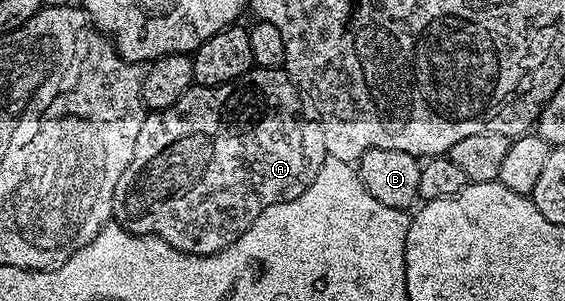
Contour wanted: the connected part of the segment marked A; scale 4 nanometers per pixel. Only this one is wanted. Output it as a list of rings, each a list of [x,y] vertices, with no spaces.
[[[254,66],[247,74],[214,88],[189,87],[171,106],[150,111],[146,115],[143,126],[139,126],[139,138],[135,138],[135,154],[131,162],[127,162],[127,170],[123,170],[119,183],[115,185],[112,219],[119,227],[131,234],[157,236],[180,252],[208,254],[231,246],[247,231],[251,222],[255,222],[255,218],[259,218],[259,214],[267,210],[267,206],[275,206],[279,202],[291,202],[291,198],[299,198],[299,194],[303,194],[303,190],[307,190],[311,182],[315,182],[315,174],[319,174],[319,166],[323,166],[327,153],[323,142],[321,122],[310,113],[309,117],[304,107],[306,108],[303,97],[289,79],[288,72],[279,68]]]

